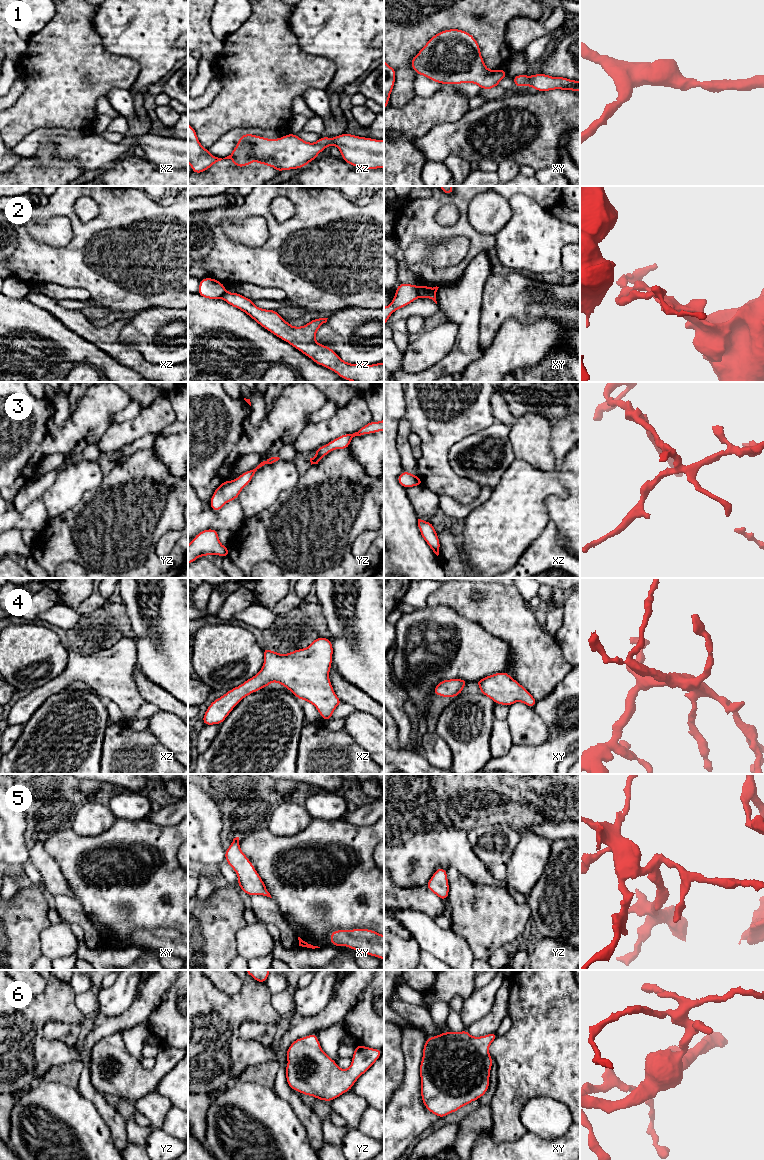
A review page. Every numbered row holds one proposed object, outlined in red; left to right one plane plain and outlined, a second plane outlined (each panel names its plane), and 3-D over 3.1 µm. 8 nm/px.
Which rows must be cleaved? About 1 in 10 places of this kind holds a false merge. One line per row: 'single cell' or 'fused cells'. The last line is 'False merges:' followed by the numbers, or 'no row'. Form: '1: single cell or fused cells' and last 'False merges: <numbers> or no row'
1: single cell
2: fused cells
3: single cell
4: single cell
5: single cell
6: single cell
False merges: 2

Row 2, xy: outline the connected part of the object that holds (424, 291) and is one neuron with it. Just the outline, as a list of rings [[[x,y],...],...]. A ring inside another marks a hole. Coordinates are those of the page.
[[[420,285],[419,286],[419,295],[421,298],[430,298],[432,299],[436,304],[437,304],[437,301],[436,301],[436,292],[438,290],[439,287],[428,287],[428,286],[425,286],[425,285]]]

